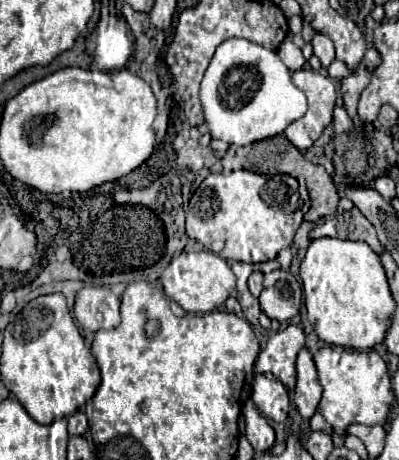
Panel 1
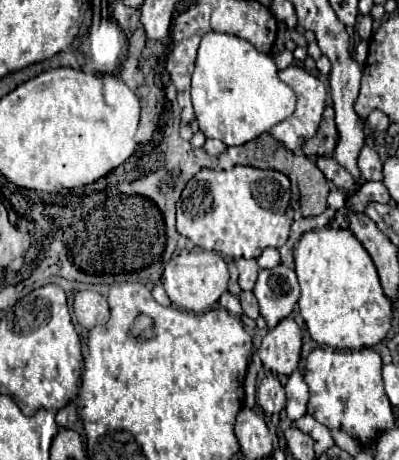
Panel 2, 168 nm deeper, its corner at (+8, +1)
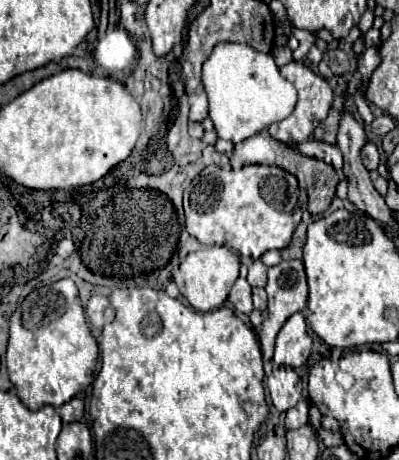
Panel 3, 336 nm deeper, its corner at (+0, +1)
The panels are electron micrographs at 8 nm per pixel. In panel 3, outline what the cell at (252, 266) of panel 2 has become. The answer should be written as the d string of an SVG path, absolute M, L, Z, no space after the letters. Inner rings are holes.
M258 259L248 269L248 283L252 287L264 287L266 285L266 265Z

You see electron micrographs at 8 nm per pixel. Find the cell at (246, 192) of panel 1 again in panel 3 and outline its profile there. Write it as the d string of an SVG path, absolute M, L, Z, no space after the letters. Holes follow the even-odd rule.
M208 165L184 193L185 230L204 245L224 243L244 259L260 259L270 249L288 247L302 219L298 197L296 177L280 167L246 165L238 171L224 171Z

